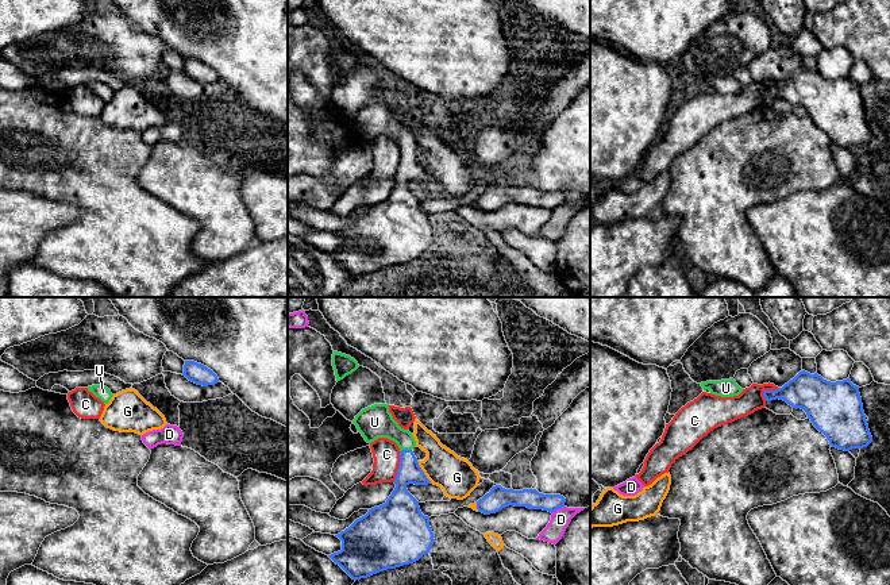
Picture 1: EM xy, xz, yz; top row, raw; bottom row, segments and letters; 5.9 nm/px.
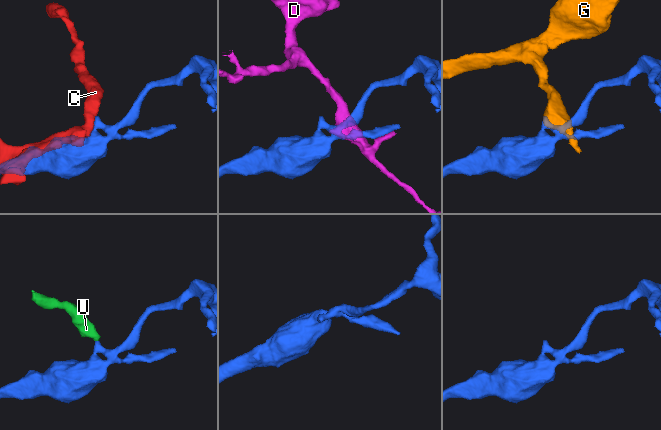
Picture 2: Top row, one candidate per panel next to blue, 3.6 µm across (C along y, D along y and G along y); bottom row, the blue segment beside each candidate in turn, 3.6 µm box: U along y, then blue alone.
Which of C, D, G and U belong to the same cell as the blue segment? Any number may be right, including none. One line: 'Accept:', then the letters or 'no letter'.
Accept: U

